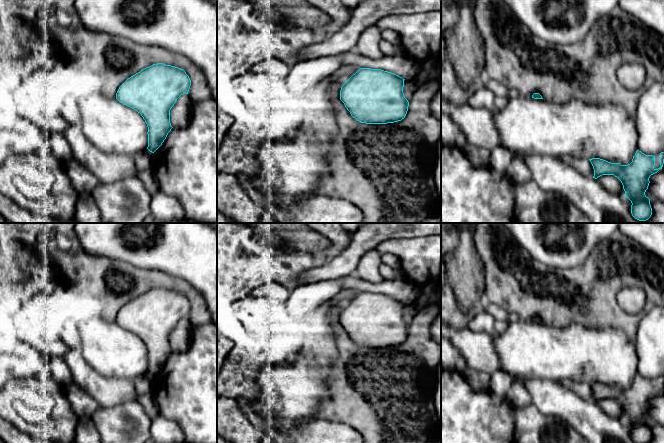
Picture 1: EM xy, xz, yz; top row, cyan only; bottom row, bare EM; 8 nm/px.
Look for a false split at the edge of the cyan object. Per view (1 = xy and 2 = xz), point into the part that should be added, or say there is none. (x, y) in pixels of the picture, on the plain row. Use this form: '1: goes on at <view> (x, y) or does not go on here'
1: does not go on here
2: does not go on here

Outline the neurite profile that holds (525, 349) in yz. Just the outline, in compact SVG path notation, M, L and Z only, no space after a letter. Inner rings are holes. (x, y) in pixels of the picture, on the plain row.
M518 320L509 322L506 330L492 335L502 371L520 378L540 378L553 381L570 379L575 382L600 382L611 387L628 389L638 374L638 355L635 341L631 341L618 328L590 329L577 323L568 326L552 326L545 323Z

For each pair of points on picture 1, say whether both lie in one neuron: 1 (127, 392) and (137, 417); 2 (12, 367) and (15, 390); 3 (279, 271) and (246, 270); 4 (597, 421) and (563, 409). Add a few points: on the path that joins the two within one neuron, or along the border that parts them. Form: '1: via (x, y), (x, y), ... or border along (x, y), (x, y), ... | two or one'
1: border along (136, 400), (108, 408) | two
2: border along (35, 376), (15, 377), (10, 380) | two
3: via (271, 270), (254, 270) | one
4: via (589, 420), (571, 409) | one

